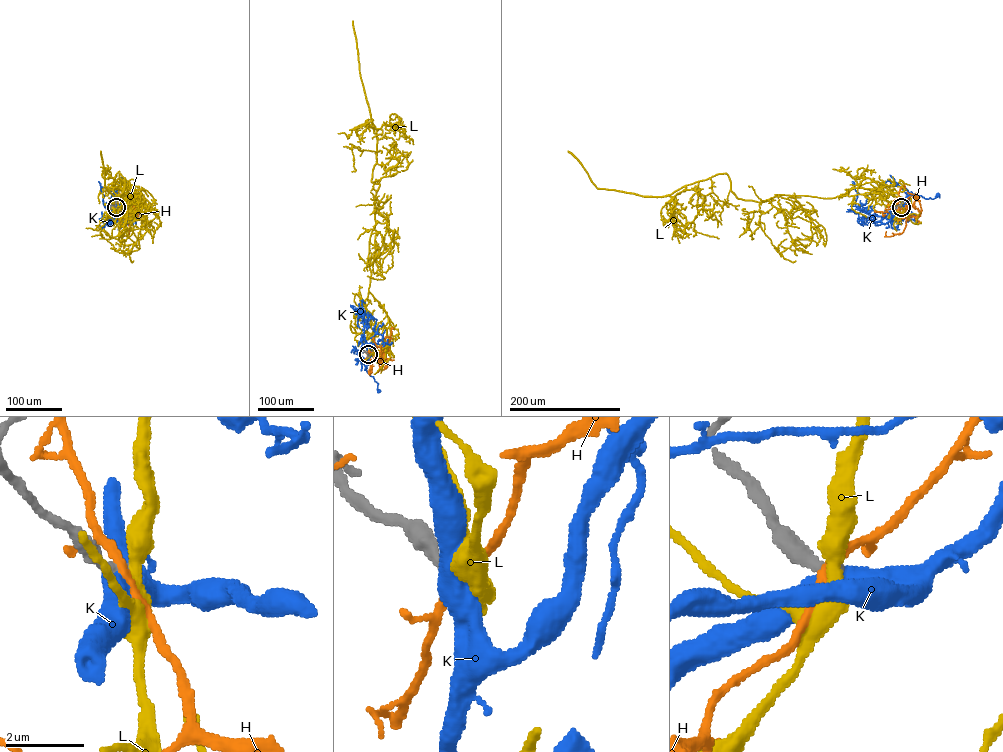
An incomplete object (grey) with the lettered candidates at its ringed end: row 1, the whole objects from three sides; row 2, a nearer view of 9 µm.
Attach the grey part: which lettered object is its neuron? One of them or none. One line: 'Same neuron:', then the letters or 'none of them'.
Same neuron: none of them

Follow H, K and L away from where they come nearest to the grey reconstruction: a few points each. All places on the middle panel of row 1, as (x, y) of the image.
H: (368, 354), (375, 354), (369, 374), (369, 359)
K: (368, 354), (363, 364), (378, 384), (378, 391)
L: (368, 354), (374, 321), (365, 302), (379, 184), (371, 181), (376, 132), (353, 21)

